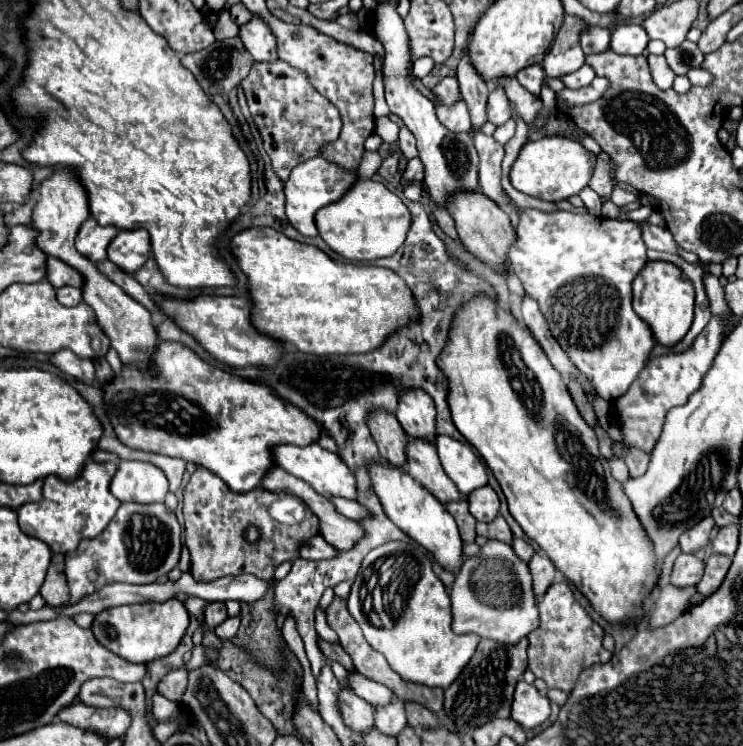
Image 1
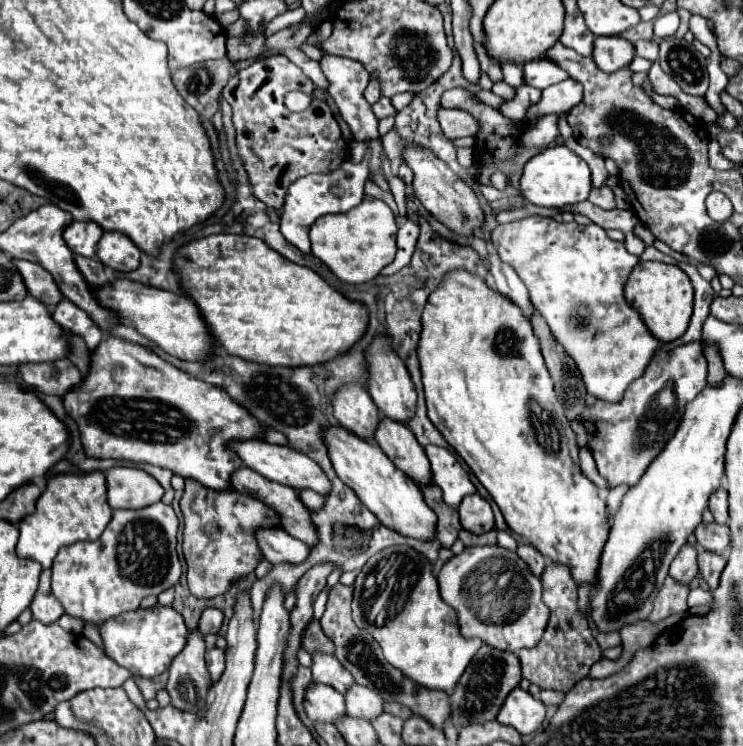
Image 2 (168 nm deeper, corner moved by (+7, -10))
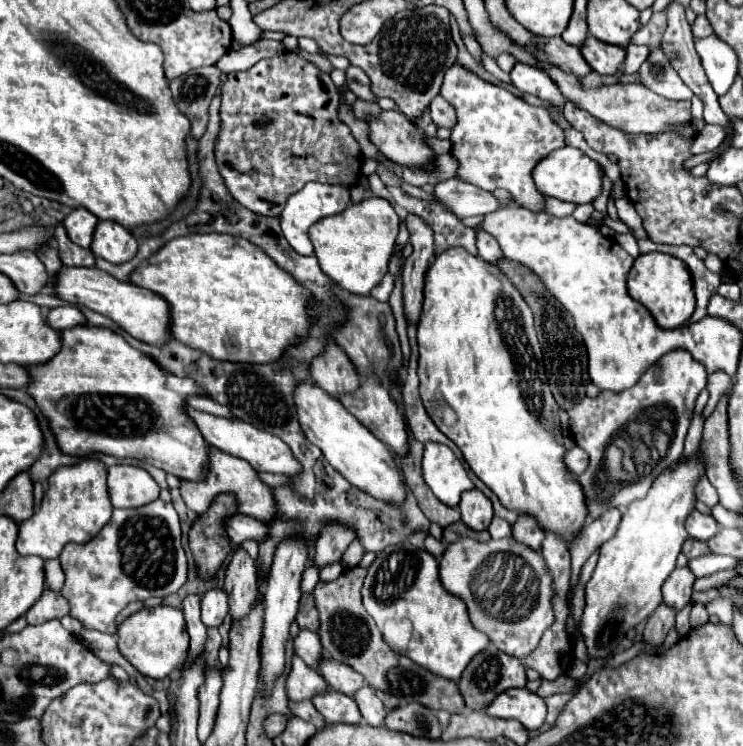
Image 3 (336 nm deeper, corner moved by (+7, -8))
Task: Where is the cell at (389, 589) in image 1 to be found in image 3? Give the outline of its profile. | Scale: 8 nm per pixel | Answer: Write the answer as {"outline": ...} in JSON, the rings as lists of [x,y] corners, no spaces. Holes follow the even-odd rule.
{"outline":[[[395,544],[385,548],[377,554],[375,562],[369,566],[365,584],[363,584],[363,606],[377,622],[377,628],[381,630],[385,642],[403,656],[411,656],[413,662],[421,664],[423,668],[429,668],[431,672],[437,672],[439,676],[445,676],[449,680],[459,680],[465,666],[471,662],[475,654],[479,654],[487,644],[489,638],[473,628],[467,606],[461,598],[449,594],[441,580],[439,580],[439,568],[435,556],[431,556],[427,550],[419,550],[411,544]]]}

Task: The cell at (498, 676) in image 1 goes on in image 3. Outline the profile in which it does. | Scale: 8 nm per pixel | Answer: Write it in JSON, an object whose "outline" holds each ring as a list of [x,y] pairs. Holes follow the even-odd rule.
{"outline":[[[489,644],[465,668],[465,672],[459,680],[459,690],[461,690],[461,696],[465,698],[467,708],[485,710],[495,700],[497,694],[501,694],[509,688],[525,688],[525,682],[527,682],[527,678],[525,678],[525,668],[523,668],[521,660],[515,656],[509,656],[509,654],[501,652],[497,646]]]}

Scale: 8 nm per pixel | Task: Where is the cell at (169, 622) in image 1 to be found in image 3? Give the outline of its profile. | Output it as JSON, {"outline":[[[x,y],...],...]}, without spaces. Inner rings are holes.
{"outline":[[[171,606],[143,608],[137,614],[129,616],[117,630],[121,654],[143,674],[155,680],[171,676],[177,668],[187,662],[189,652],[189,634],[185,632],[185,616],[181,610]]]}

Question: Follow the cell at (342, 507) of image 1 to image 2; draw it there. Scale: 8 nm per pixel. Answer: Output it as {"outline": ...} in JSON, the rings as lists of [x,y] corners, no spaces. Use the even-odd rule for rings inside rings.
{"outline":[[[301,490],[301,500],[305,500],[309,510],[321,510],[325,506],[323,496],[317,492],[311,492],[311,490]]]}

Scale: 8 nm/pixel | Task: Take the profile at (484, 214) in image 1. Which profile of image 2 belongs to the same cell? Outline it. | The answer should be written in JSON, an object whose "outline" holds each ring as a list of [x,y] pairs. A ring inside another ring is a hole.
{"outline":[[[407,148],[403,152],[403,160],[409,164],[409,168],[413,170],[415,178],[413,178],[413,190],[417,200],[425,206],[425,210],[439,220],[441,224],[445,224],[449,230],[461,234],[461,236],[473,236],[473,232],[477,228],[483,228],[485,224],[485,214],[483,208],[479,204],[479,198],[475,196],[475,192],[461,182],[445,162],[441,162],[433,152],[423,150],[423,148]]]}

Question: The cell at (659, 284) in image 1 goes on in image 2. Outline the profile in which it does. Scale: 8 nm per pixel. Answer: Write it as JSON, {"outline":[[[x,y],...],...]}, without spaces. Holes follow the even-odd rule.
{"outline":[[[639,262],[625,284],[625,300],[641,314],[645,326],[659,342],[673,342],[681,338],[689,326],[693,312],[693,286],[679,266],[663,262]]]}

